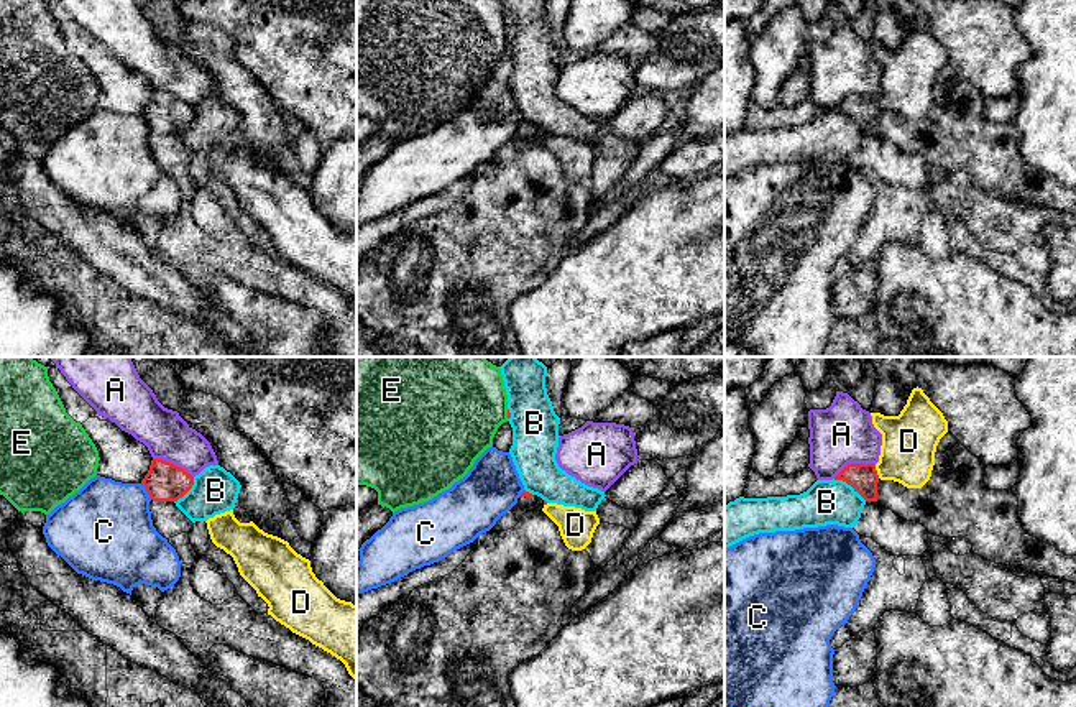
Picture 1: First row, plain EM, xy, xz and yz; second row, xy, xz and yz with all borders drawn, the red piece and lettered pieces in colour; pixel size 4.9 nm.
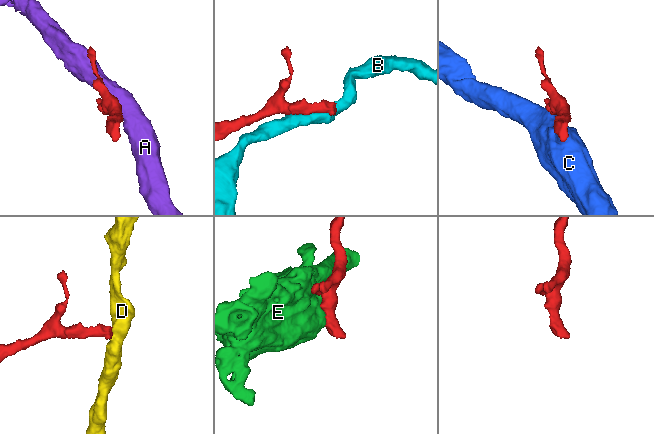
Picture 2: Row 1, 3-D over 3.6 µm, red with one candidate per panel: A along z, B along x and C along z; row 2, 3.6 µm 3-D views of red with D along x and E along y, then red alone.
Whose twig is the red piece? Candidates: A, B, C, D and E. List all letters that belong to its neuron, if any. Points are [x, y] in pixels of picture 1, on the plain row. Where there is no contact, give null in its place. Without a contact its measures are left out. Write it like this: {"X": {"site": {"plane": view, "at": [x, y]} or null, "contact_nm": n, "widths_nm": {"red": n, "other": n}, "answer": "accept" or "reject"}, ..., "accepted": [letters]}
{"A": {"site": {"plane": "yz", "at": [853, 96]}, "contact_nm": 220, "widths_nm": {"red": 140, "other": 300}, "answer": "reject"}, "B": {"site": {"plane": "yz", "at": [850, 115]}, "contact_nm": 200, "widths_nm": {"red": 140, "other": 220}, "answer": "reject"}, "C": {"site": {"plane": "xy", "at": [147, 122]}, "contact_nm": 100, "widths_nm": {"red": 190, "other": 420}, "answer": "reject"}, "D": {"site": {"plane": "yz", "at": [876, 104]}, "contact_nm": 70, "widths_nm": {"red": 140, "other": 280}, "answer": "accept"}, "E": {"site": {"plane": "xz", "at": [508, 46]}, "contact_nm": 50, "widths_nm": {"red": 20, "other": 420}, "answer": "reject"}, "accepted": ["D"]}

